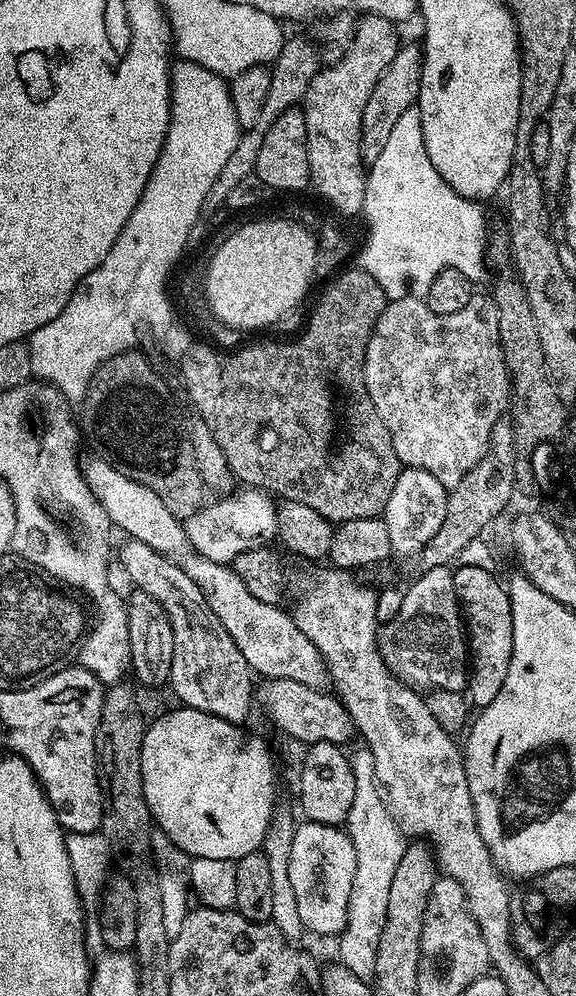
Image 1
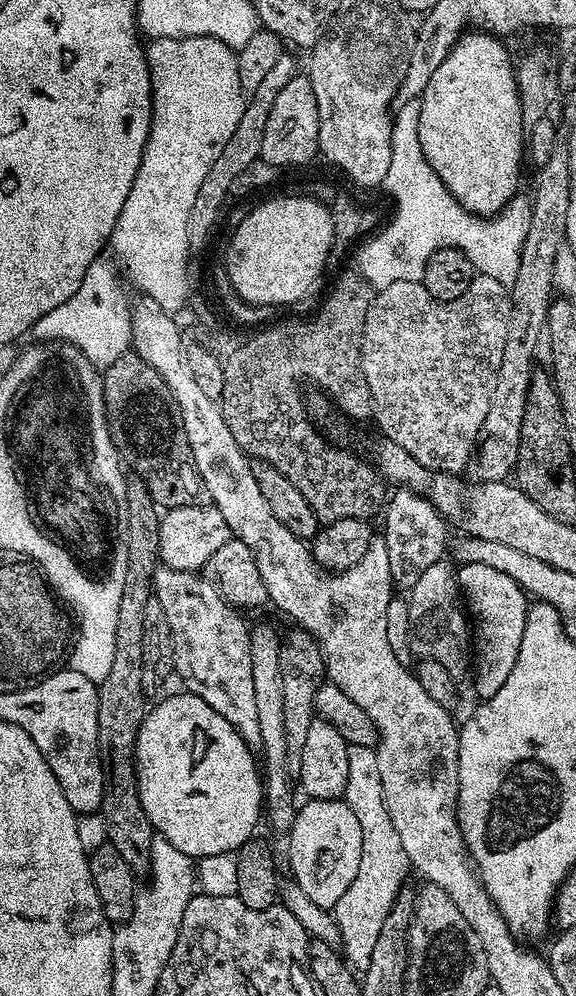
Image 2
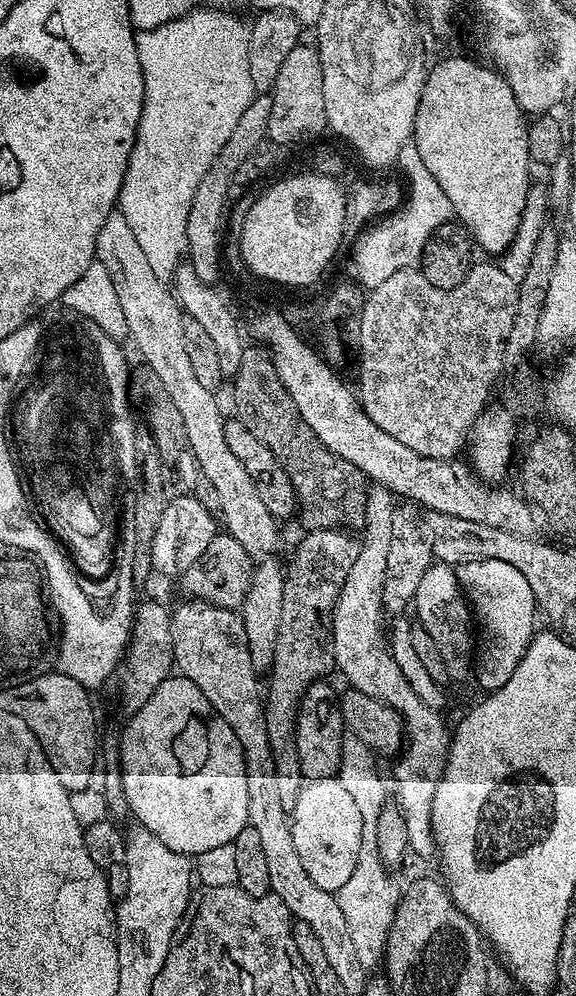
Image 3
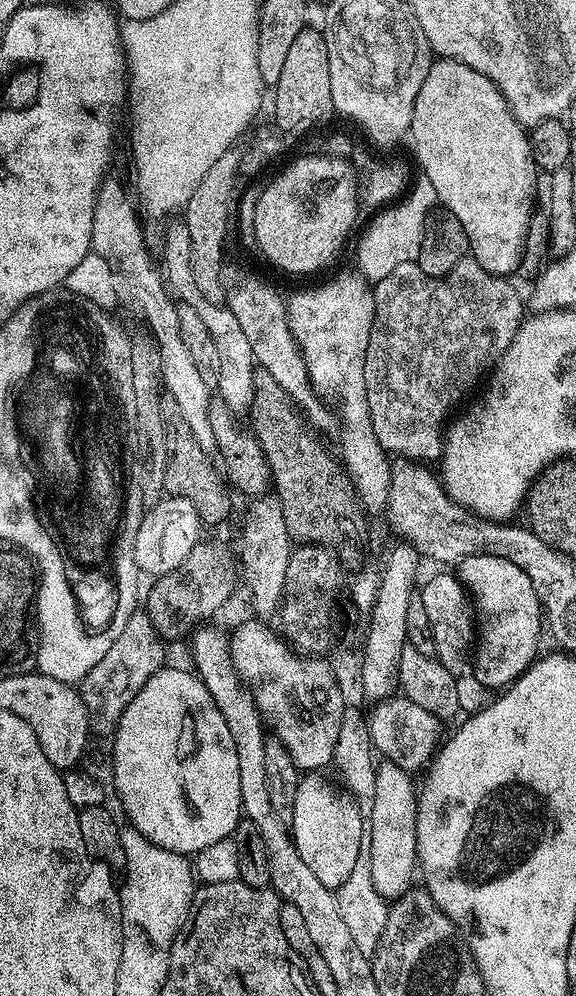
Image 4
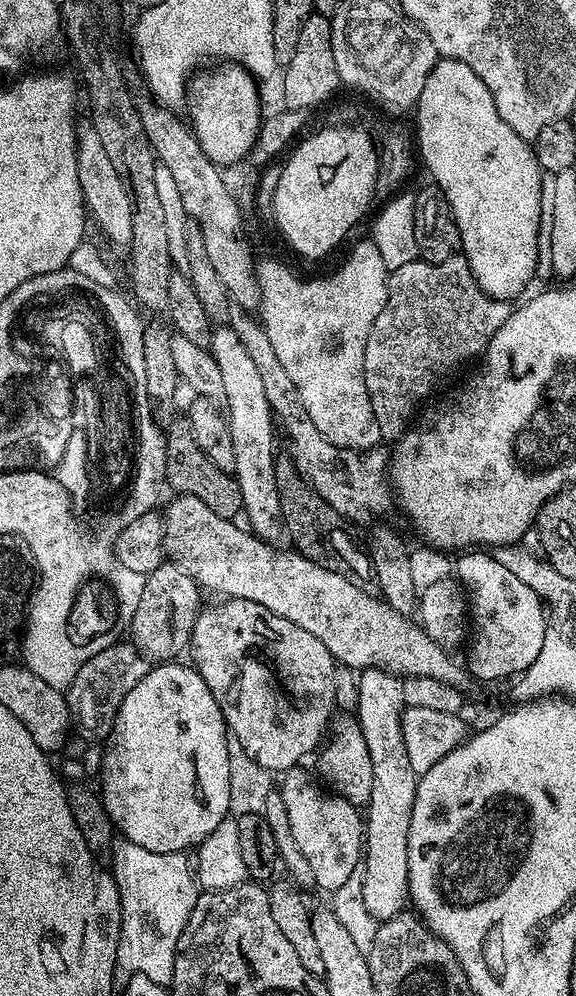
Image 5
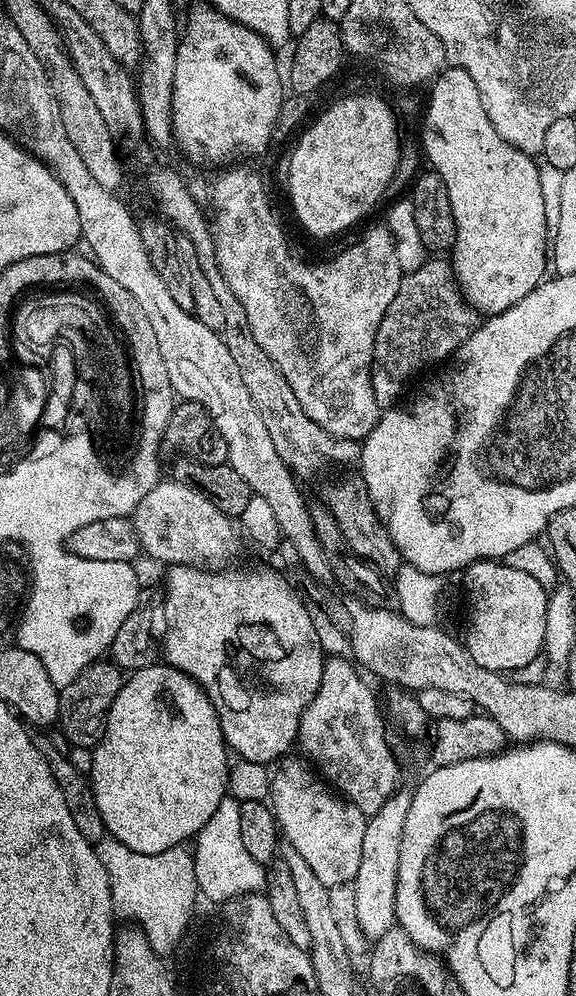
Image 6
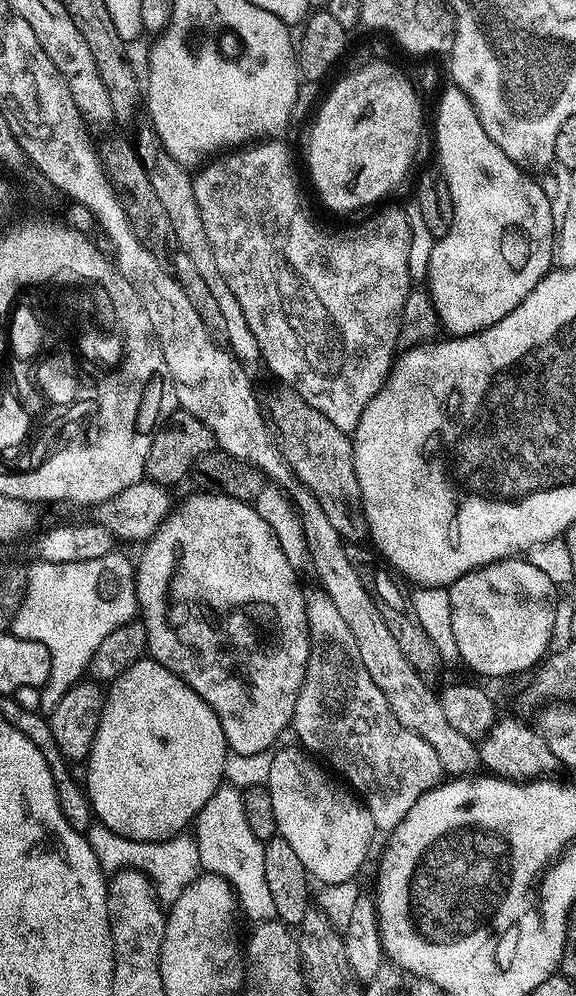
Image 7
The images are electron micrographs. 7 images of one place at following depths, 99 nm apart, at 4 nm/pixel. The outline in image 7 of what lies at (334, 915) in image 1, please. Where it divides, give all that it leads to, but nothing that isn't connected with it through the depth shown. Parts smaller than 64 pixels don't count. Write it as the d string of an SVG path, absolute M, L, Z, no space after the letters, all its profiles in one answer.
M277 747L272 752L274 762L270 765L266 787L274 806L276 831L290 842L313 881L320 880L319 883L325 885L356 880L372 848L372 835L377 835L376 824L347 787L339 788L303 747L295 747Z

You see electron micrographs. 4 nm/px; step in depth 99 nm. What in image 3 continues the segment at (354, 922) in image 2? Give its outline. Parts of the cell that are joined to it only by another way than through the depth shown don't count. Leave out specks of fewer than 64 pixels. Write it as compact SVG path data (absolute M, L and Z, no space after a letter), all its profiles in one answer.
M351 734L345 735L338 779L354 798L358 810L362 810L362 847L358 849L358 862L354 865L354 874L350 874L348 881L334 895L342 915L346 918L346 927L350 929L350 938L354 941L354 954L366 970L381 967L388 945L390 926L394 922L402 891L401 885L398 886L392 881L393 873L378 854L376 814L389 807L390 788L375 759L377 760L377 757L372 749L366 746L366 742Z

